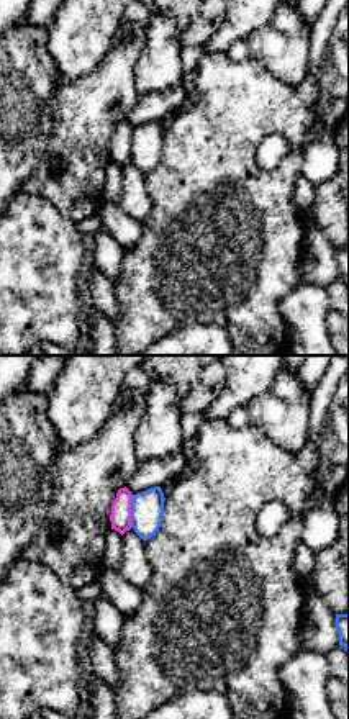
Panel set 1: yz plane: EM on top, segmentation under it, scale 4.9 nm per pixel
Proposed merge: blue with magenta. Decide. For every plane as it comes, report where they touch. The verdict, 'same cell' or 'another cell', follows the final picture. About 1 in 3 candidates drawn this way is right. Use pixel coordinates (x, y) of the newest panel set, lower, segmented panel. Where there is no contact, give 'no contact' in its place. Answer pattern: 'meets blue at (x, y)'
meets blue at (131, 511)

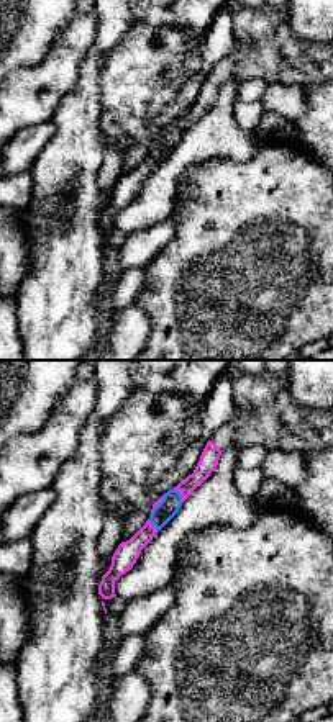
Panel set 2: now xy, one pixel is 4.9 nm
meets blue at (181, 495)

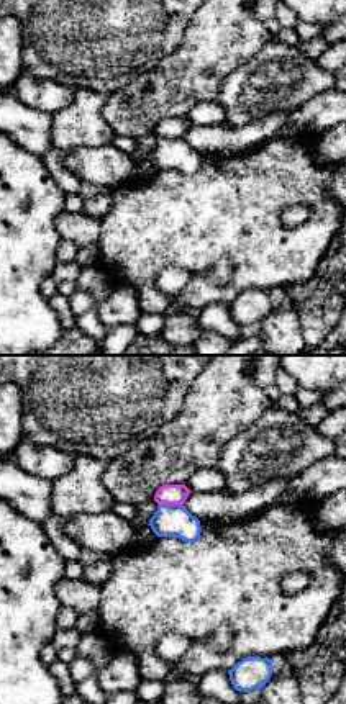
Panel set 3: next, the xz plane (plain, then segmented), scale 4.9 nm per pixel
meets blue at (171, 505)

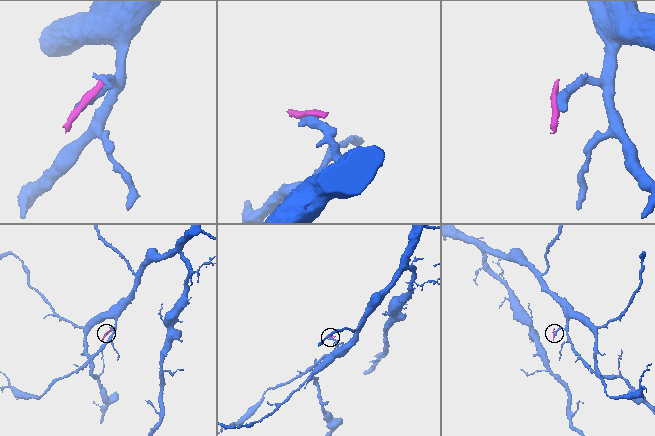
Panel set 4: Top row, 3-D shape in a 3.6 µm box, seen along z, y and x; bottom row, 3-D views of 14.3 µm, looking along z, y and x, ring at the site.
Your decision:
another cell

